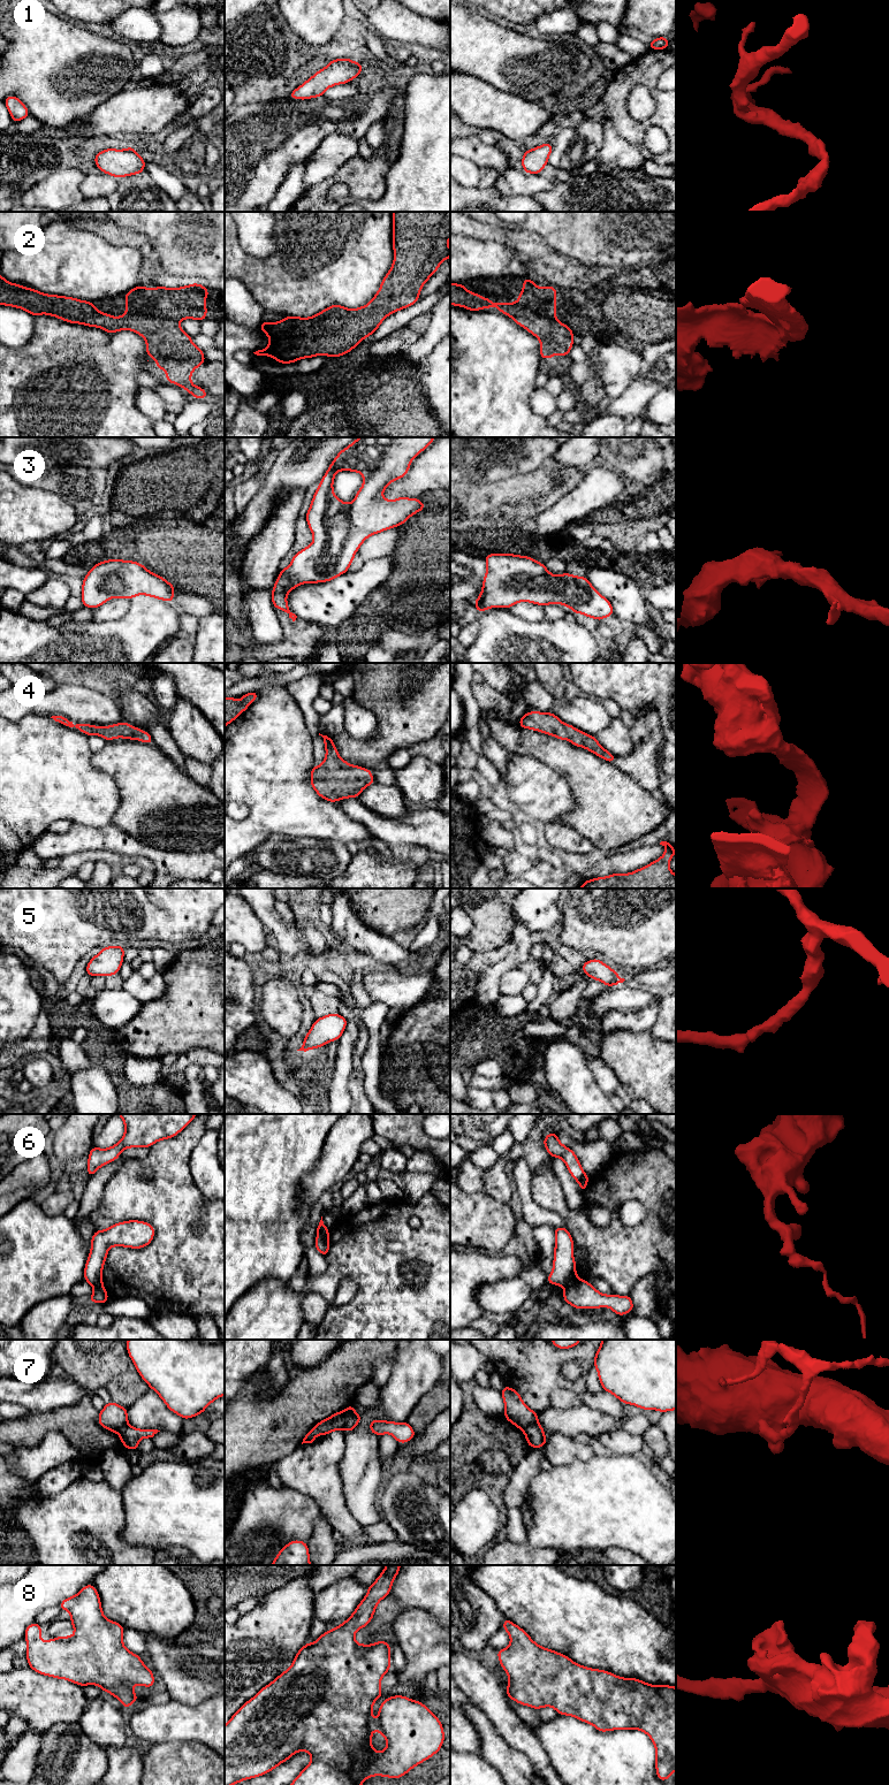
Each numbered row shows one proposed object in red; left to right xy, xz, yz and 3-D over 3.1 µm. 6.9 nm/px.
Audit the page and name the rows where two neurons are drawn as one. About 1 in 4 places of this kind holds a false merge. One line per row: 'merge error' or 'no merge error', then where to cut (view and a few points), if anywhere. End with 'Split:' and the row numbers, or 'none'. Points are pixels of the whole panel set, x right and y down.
1: no merge error; cut none
2: no merge error; cut none
3: no merge error; cut none
4: no merge error; cut none
5: no merge error; cut none
6: merge error; cut yz (577, 1278), (565, 1288)
7: merge error; cut xz (354, 1411), (347, 1418), (344, 1429)
8: no merge error; cut none
Split: 6, 7

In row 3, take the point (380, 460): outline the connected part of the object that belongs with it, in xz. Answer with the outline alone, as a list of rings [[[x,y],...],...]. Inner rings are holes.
[[[359,437],[337,453],[319,482],[305,516],[307,526],[313,534],[313,541],[303,550],[296,552],[290,565],[280,571],[272,589],[272,604],[274,608],[279,608],[281,611],[287,612],[289,618],[295,621],[297,616],[290,611],[287,603],[287,595],[294,588],[303,583],[330,581],[348,572],[349,566],[354,562],[355,554],[367,537],[389,528],[401,526],[411,516],[425,509],[425,504],[418,498],[400,496],[394,501],[388,501],[382,497],[382,493],[394,480],[400,480],[408,474],[411,460],[424,451],[434,438],[436,437]],[[339,471],[359,472],[364,478],[364,482],[351,503],[344,503],[334,495],[333,482]]]

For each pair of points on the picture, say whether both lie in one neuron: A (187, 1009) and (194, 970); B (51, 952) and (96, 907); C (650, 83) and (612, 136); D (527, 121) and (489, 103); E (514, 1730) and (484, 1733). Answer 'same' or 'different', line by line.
A: same
B: same
C: different
D: same
E: different

